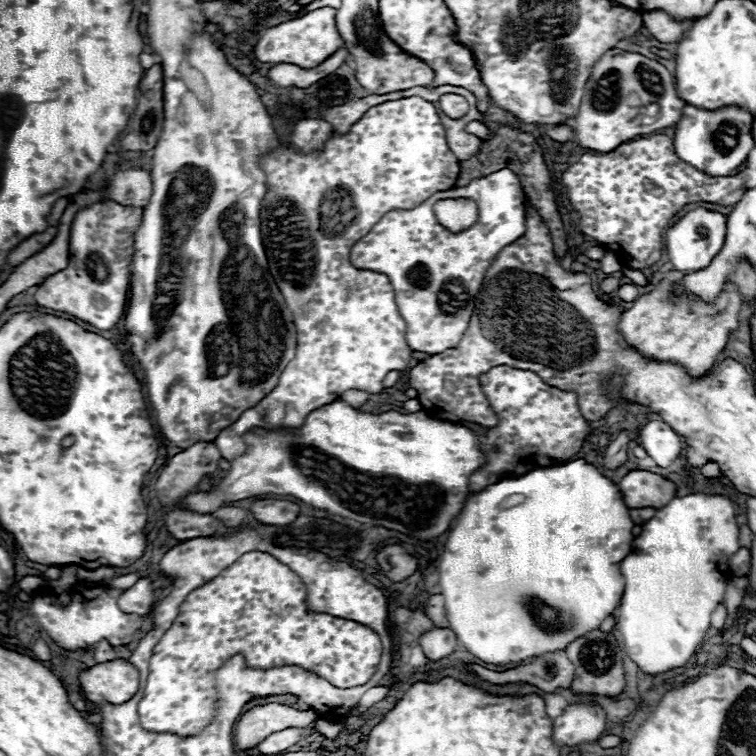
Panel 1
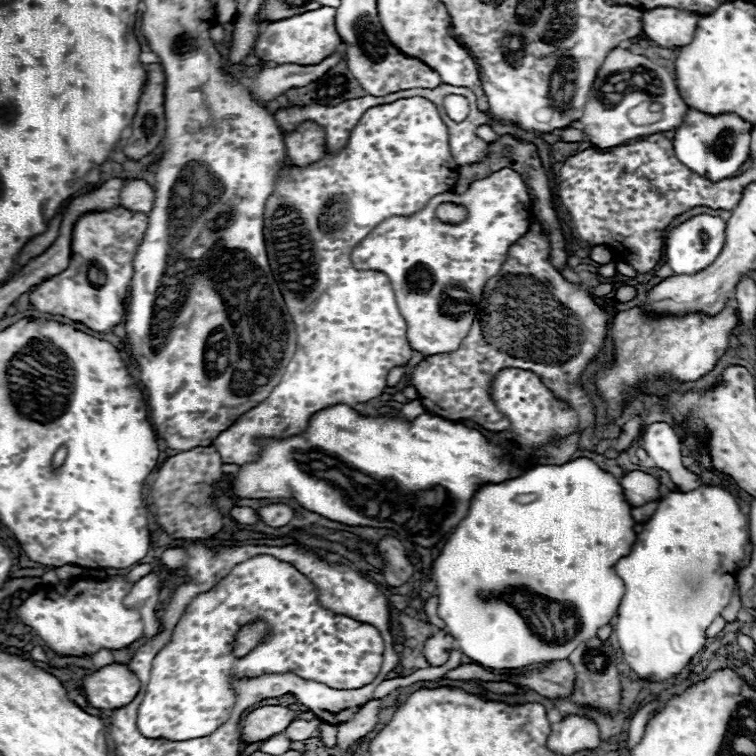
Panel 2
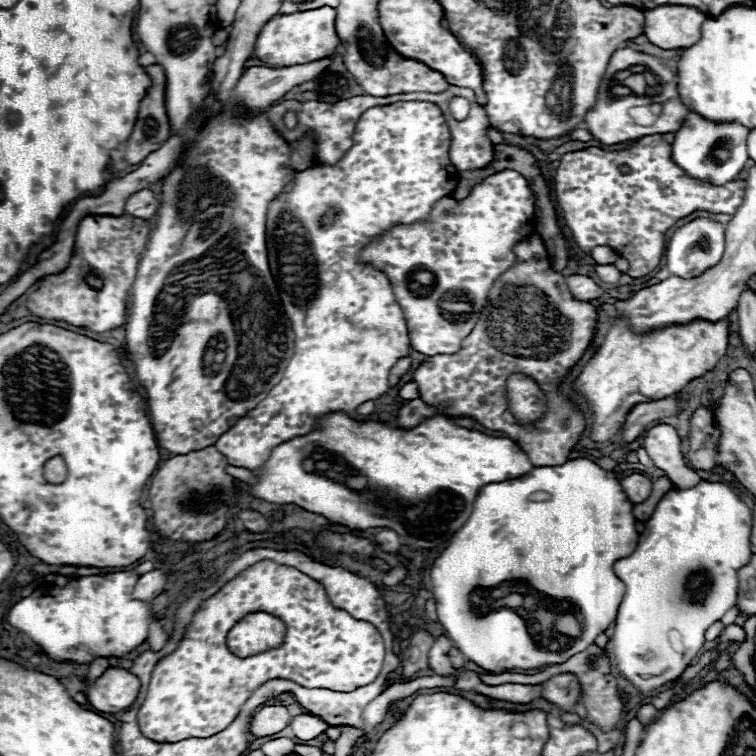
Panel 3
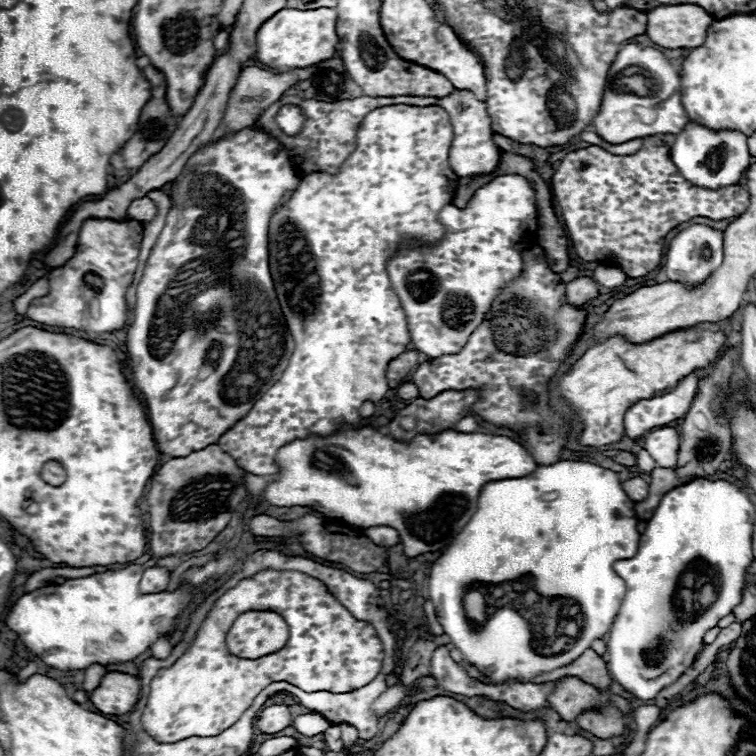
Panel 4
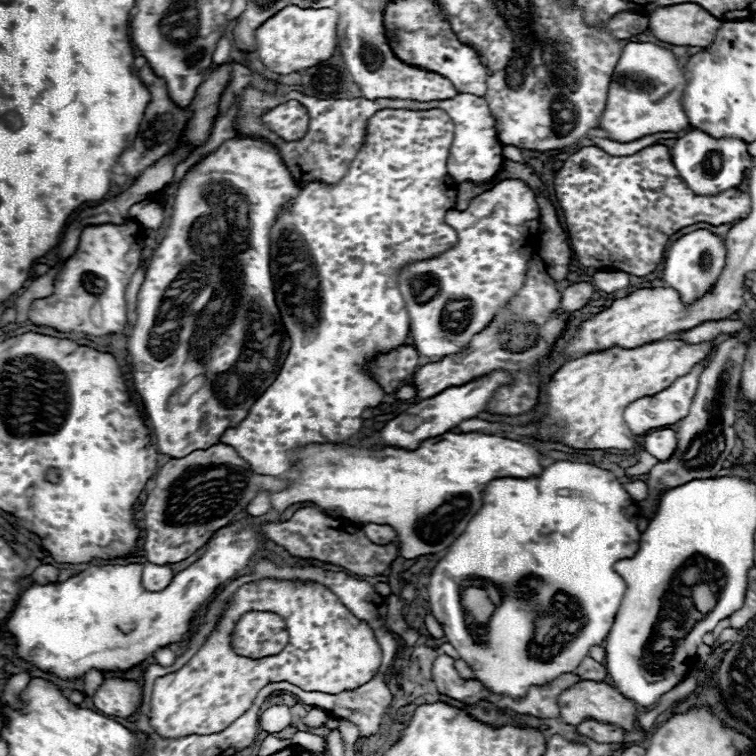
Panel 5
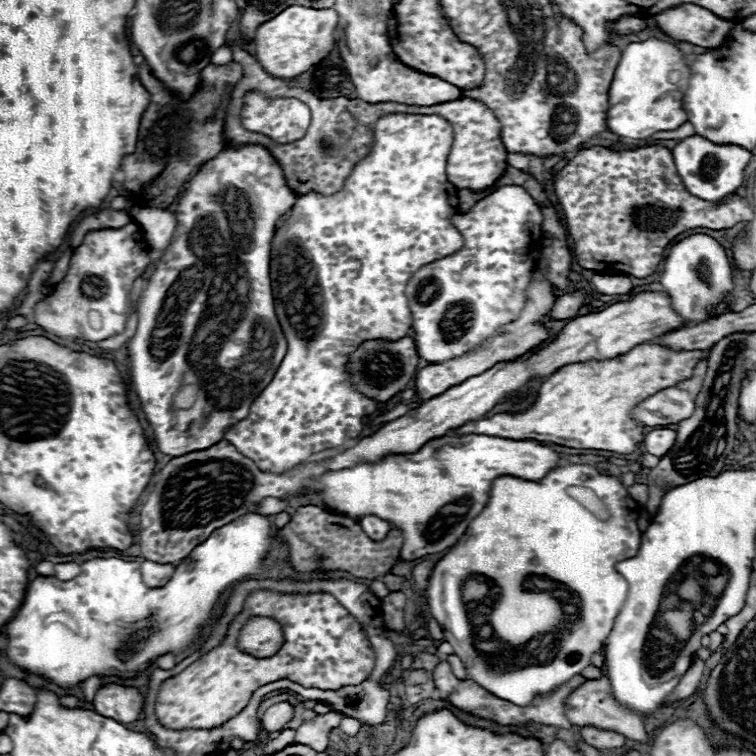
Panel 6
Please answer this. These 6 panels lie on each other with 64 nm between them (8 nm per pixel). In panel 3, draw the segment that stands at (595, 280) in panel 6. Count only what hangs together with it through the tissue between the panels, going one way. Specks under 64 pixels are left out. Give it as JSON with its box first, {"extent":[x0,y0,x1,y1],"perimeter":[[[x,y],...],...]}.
{"extent":[596,264,622,284],"perimeter":[[[598,264],[596,266],[596,276],[606,284],[616,284],[620,280],[622,272],[614,264]]]}

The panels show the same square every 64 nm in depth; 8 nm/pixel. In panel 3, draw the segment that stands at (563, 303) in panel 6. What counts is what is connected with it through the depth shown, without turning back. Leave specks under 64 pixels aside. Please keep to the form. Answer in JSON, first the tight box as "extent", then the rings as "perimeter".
{"extent":[566,274,604,300],"perimeter":[[[580,274],[568,276],[566,284],[568,284],[568,290],[574,300],[594,300],[604,294],[604,290],[588,276],[580,276]]]}

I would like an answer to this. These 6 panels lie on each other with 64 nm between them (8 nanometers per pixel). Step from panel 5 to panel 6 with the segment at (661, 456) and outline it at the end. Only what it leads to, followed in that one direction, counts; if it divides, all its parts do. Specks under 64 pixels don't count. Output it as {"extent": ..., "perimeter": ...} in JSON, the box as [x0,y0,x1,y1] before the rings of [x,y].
{"extent":[644,428,676,456],"perimeter":[[[654,428],[644,436],[644,448],[646,452],[654,456],[664,456],[676,442],[676,432],[670,428]]]}

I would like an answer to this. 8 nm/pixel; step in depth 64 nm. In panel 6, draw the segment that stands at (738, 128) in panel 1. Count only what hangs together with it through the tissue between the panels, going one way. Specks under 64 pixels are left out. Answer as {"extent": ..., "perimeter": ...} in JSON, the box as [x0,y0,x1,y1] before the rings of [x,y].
{"extent":[672,134,752,202],"perimeter":[[[698,134],[678,142],[672,148],[672,156],[674,156],[674,164],[678,170],[678,176],[682,178],[684,188],[692,196],[698,196],[700,200],[710,200],[710,202],[718,202],[724,196],[734,194],[736,188],[742,186],[744,168],[748,166],[752,158],[752,154],[740,146],[718,146]]]}

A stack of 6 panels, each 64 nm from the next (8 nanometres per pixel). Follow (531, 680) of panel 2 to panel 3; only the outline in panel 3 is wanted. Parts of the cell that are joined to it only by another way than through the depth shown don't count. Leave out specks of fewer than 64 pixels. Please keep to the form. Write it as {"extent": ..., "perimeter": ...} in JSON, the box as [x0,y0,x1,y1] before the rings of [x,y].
{"extent":[542,674,582,712],"perimeter":[[[558,674],[558,676],[542,682],[542,686],[544,686],[542,696],[550,704],[558,706],[562,712],[572,712],[582,696],[580,682],[574,674]]]}

